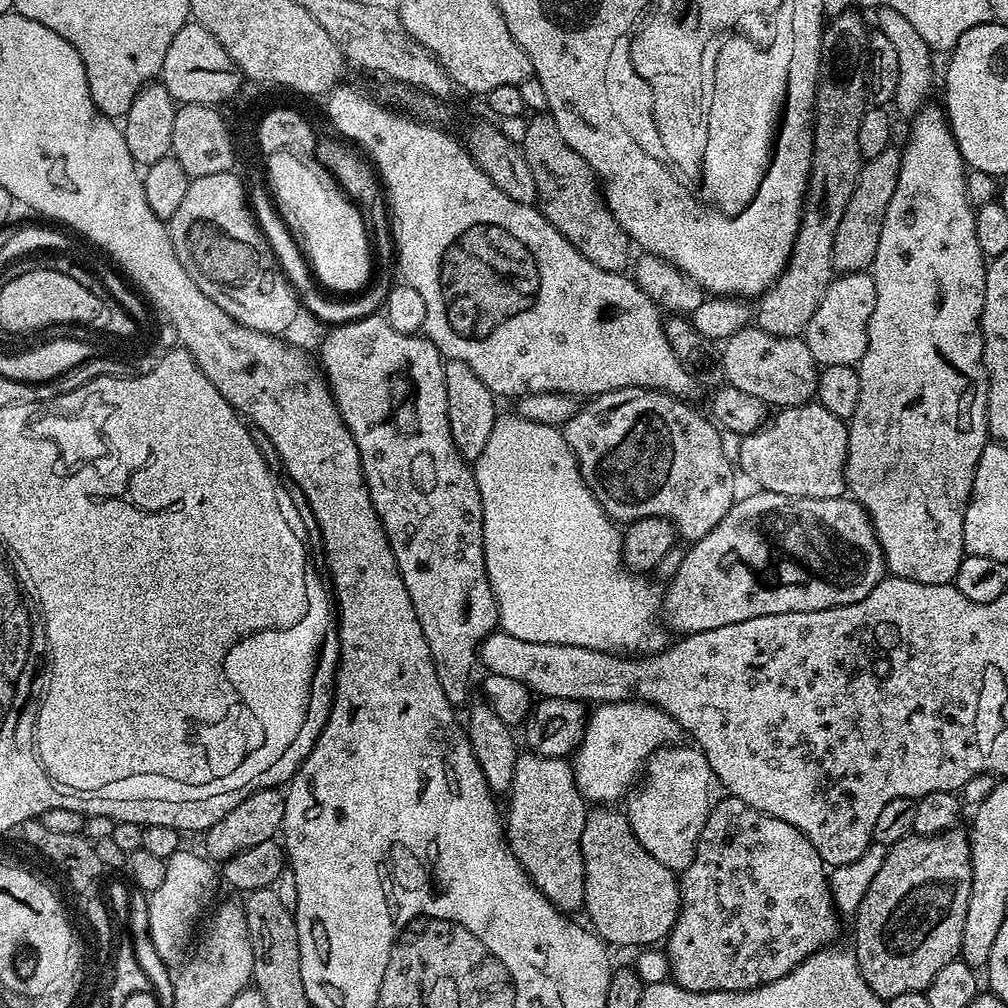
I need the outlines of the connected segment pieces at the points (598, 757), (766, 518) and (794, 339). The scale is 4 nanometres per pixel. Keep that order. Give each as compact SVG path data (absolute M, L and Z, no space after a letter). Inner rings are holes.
M643 701L597 705L585 723L583 738L577 747L572 767L579 791L587 800L608 804L620 797L643 769L645 762L662 745L677 743L682 729L672 716Z
M763 490L753 491L753 496L741 495L732 509L706 534L701 540L695 541L692 548L680 560L680 565L676 568L676 573L672 576L672 581L666 585L663 593L662 616L667 627L676 634L687 634L689 632L701 632L702 630L714 630L718 626L726 626L734 622L746 622L750 618L759 616L769 616L770 614L786 614L787 612L813 612L814 610L830 610L838 606L846 606L866 598L878 582L885 579L886 565L884 555L880 549L880 543L876 537L876 531L872 525L872 520L868 512L861 504L849 498L847 495L835 496L834 498L802 498L801 496L787 496L786 494L774 494Z
M755 326L740 328L723 341L720 364L724 367L723 379L746 394L762 398L769 406L799 408L815 397L820 368L810 346L800 336L773 336Z

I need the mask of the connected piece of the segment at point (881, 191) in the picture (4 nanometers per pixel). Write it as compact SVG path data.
M889 146L878 158L864 160L856 179L854 194L846 202L846 214L838 222L838 234L834 234L833 269L837 273L862 272L871 269L878 254L878 238L882 238L882 222L886 222L886 206L894 198L894 186L898 186L901 149Z

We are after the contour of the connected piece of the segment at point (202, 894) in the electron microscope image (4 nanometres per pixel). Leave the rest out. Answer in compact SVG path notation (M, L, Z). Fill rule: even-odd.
M181 850L170 854L170 858L164 861L166 878L162 882L162 886L158 886L158 890L154 890L148 896L150 938L158 949L162 962L166 962L170 966L183 965L189 955L190 945L197 935L202 917L209 911L213 901L217 899L217 897L215 898L216 880L218 884L217 865L199 851L196 852Z

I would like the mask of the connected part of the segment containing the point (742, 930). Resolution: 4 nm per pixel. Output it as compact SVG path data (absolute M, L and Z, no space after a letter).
M731 794L725 797L725 800L717 799L711 805L708 821L697 840L692 864L679 877L680 913L666 941L671 979L678 986L691 992L748 992L752 988L761 988L762 985L774 982L793 972L806 957L814 955L820 948L829 947L836 936L838 909L832 903L829 869L824 859L818 854L818 850L814 850L814 846L804 837L804 833L790 826L790 822L782 822L782 818L774 818L754 810L746 802L742 802Z

